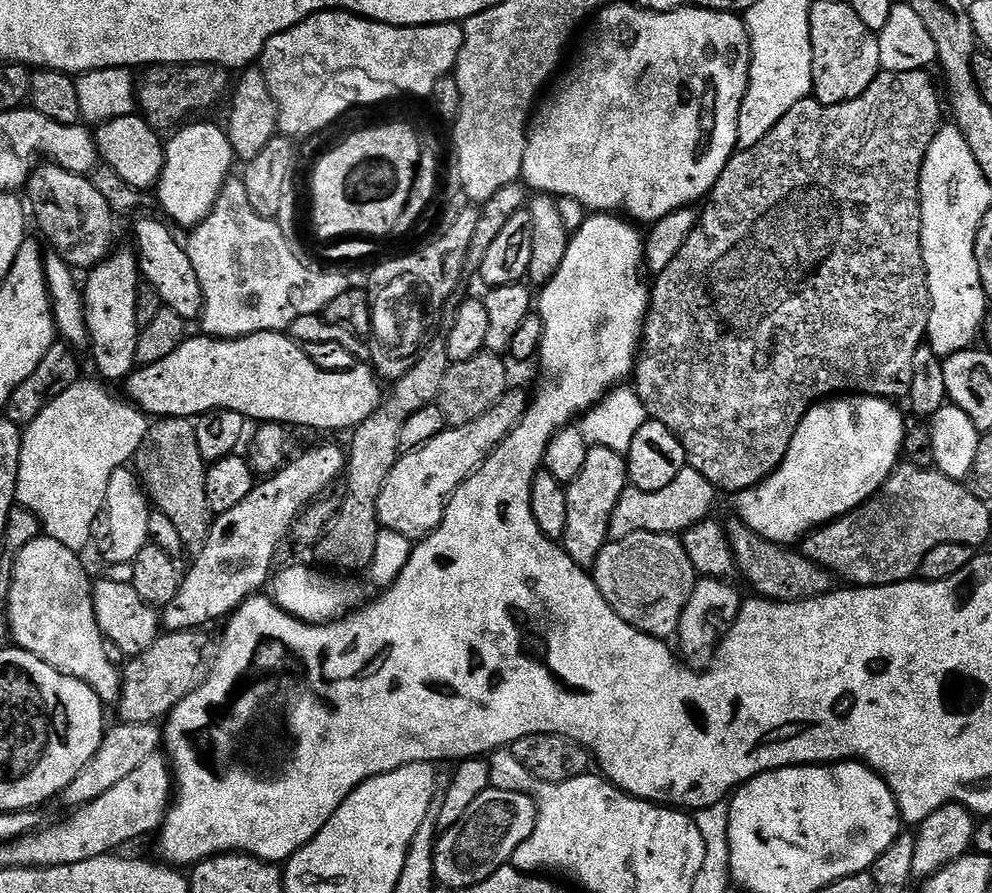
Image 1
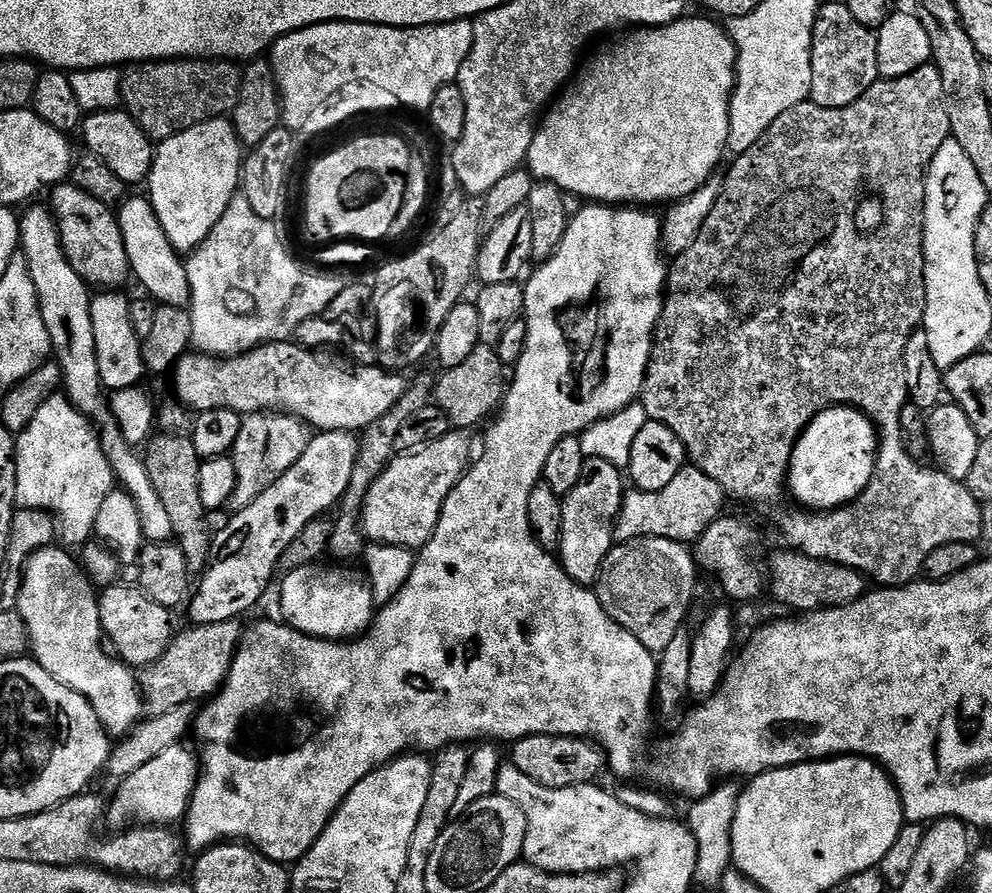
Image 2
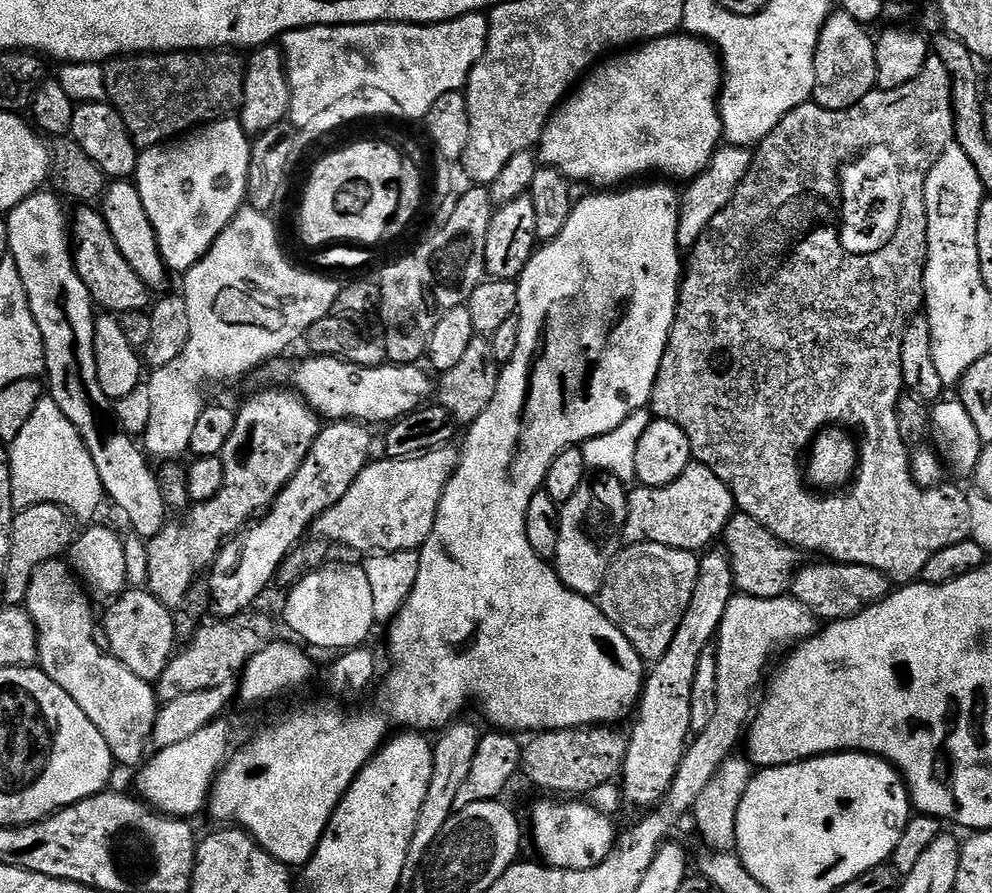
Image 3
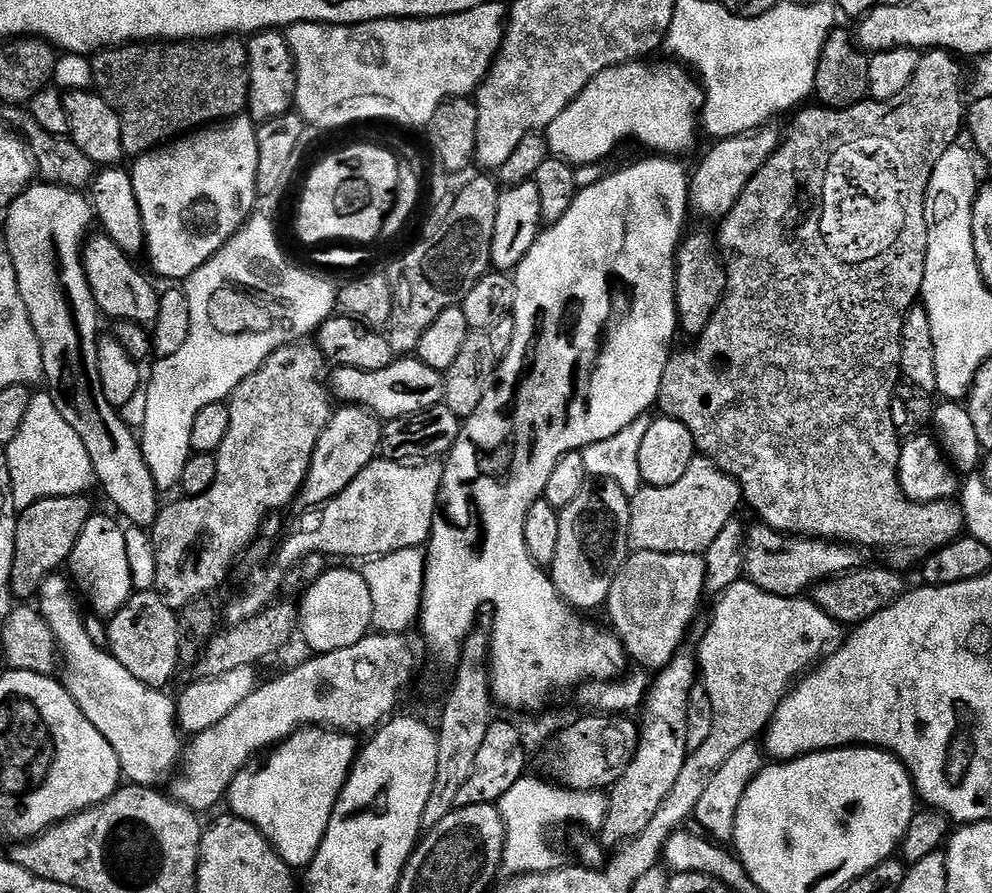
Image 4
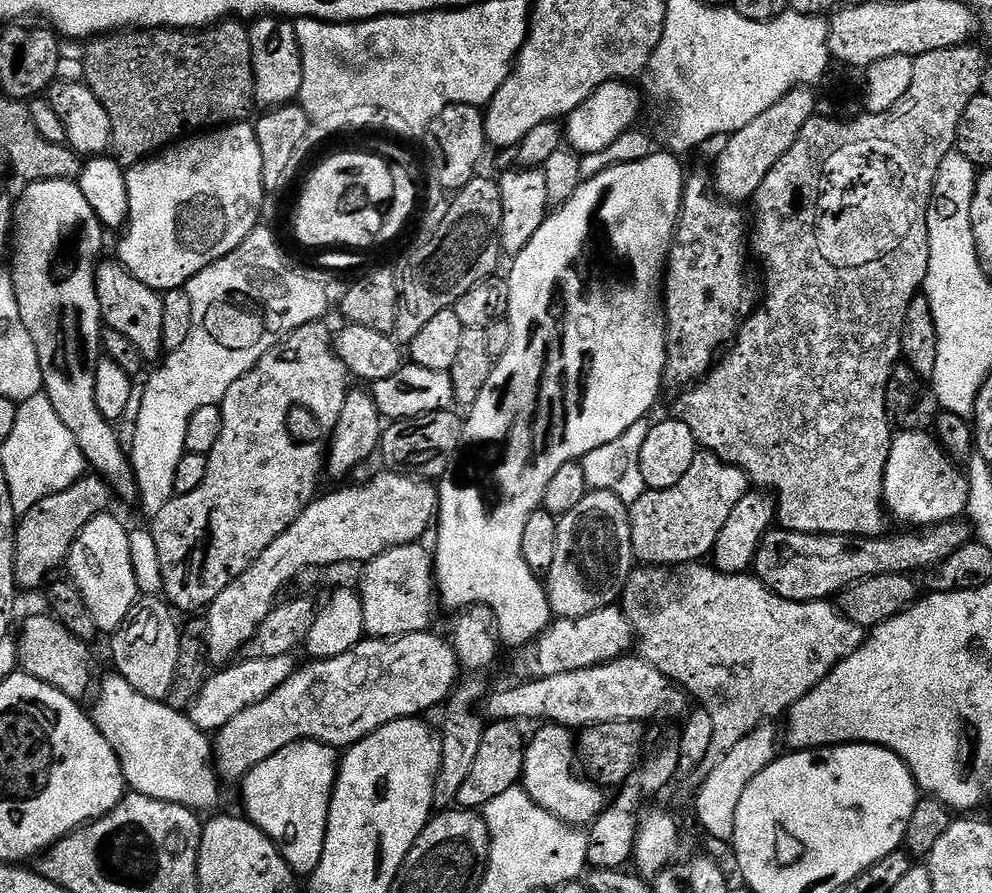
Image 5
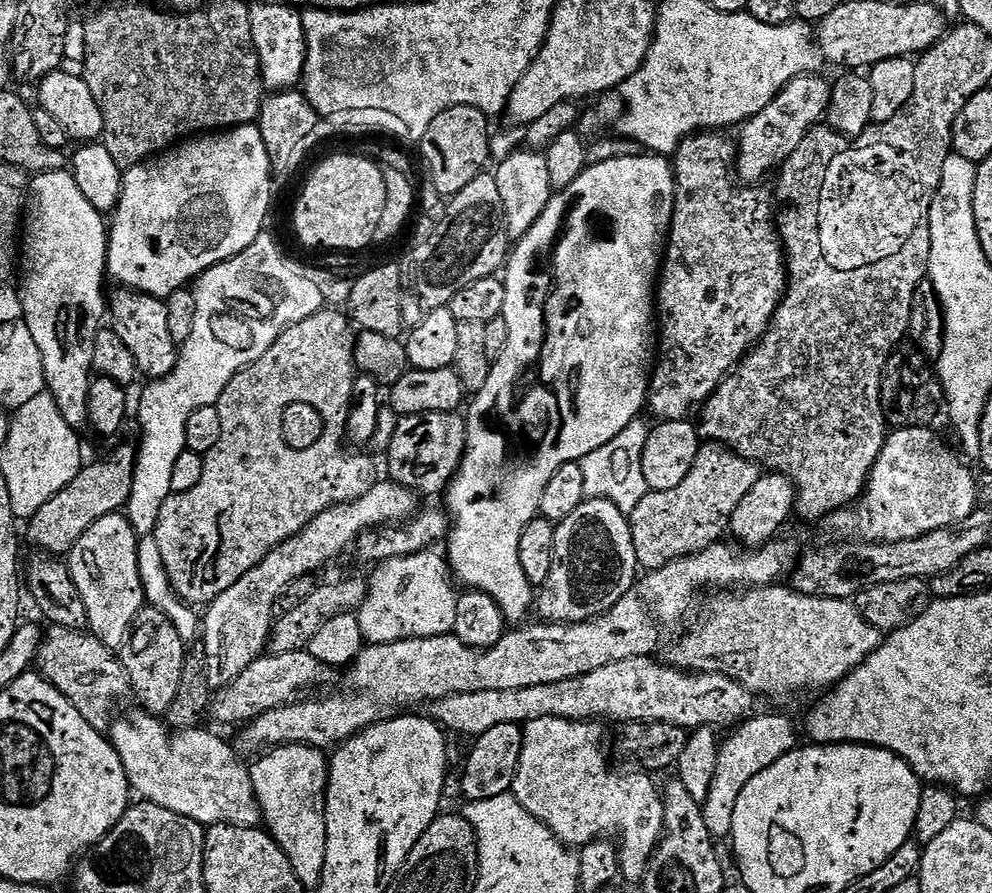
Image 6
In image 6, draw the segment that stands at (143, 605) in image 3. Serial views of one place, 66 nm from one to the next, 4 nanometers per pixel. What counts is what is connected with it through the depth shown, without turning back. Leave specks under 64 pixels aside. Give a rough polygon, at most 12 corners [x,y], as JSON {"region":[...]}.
{"region":[[148,606],[122,649],[145,713],[167,714],[186,642]]}

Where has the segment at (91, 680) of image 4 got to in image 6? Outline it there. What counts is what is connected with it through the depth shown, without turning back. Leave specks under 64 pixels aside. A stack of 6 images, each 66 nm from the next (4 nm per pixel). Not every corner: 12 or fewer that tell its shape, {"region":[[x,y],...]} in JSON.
{"region":[[139,715],[114,736],[131,791],[205,826],[254,828],[241,753]]}

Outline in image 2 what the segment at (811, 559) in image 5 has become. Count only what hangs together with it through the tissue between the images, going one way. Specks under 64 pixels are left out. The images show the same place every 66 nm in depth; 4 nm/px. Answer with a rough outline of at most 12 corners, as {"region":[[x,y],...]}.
{"region":[[721,514],[694,542],[727,599],[766,592],[752,524]]}

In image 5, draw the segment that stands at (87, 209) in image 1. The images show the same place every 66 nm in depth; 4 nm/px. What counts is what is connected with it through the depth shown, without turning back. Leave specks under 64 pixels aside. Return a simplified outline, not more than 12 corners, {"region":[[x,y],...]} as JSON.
{"region":[[115,259],[97,263],[101,321],[159,361],[161,293]]}

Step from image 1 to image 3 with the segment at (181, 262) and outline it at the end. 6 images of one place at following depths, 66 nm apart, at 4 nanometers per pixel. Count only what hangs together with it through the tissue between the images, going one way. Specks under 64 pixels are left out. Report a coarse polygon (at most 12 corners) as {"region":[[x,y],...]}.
{"region":[[131,179],[112,180],[102,211],[122,258],[150,290],[170,279]]}

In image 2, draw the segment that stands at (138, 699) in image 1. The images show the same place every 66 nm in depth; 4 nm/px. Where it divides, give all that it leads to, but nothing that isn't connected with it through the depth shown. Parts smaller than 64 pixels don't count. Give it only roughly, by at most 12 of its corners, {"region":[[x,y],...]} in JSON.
{"region":[[239,619],[177,631],[139,673],[161,716],[215,696],[240,649]]}

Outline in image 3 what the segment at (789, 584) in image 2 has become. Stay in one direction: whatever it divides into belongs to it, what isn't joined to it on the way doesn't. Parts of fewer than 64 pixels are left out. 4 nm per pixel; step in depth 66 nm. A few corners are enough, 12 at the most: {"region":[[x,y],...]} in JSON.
{"region":[[805,563],[790,595],[817,621],[874,606],[890,581],[874,566]]}

